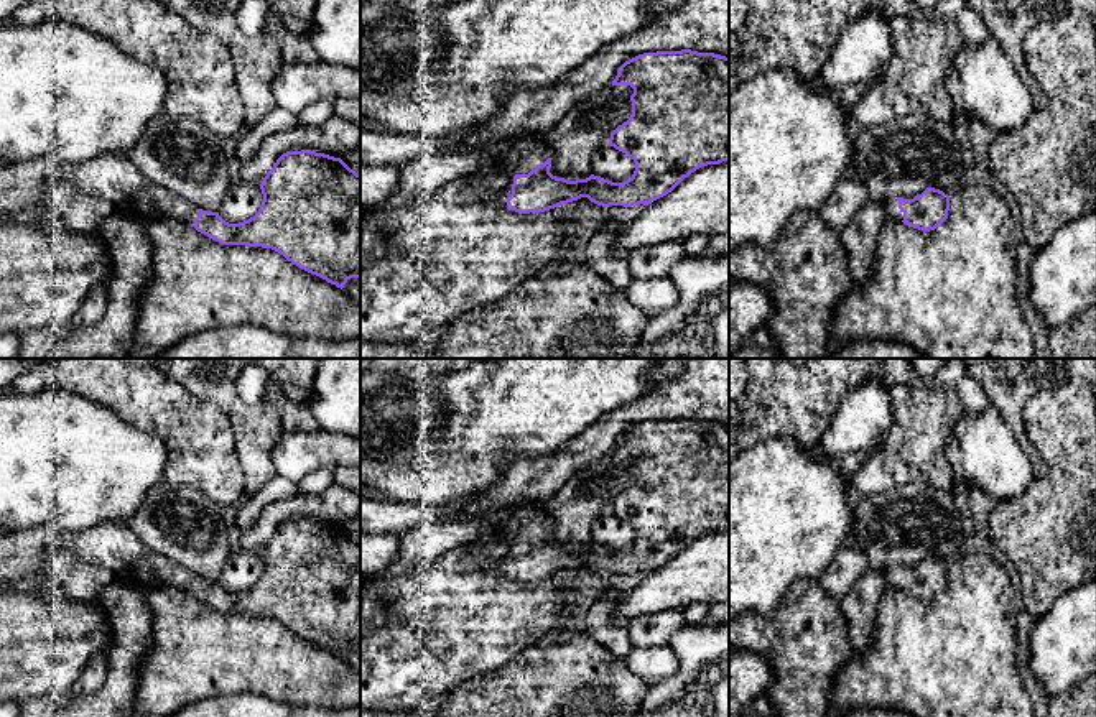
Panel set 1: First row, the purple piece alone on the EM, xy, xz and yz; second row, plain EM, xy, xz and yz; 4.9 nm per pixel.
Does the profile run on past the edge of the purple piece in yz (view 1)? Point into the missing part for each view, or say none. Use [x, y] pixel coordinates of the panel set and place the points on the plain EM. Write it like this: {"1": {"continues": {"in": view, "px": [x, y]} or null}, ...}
{"1": {"continues": {"in": "yz", "px": [891, 574]}}}

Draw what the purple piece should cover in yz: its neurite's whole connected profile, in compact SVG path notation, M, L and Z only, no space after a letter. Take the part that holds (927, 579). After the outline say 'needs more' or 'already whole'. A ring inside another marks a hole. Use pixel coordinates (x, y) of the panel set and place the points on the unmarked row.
M926 556L913 567L890 566L882 574L889 587L930 600L948 587L950 564L940 557Z; needs more

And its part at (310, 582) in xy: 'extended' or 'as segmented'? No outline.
extended

